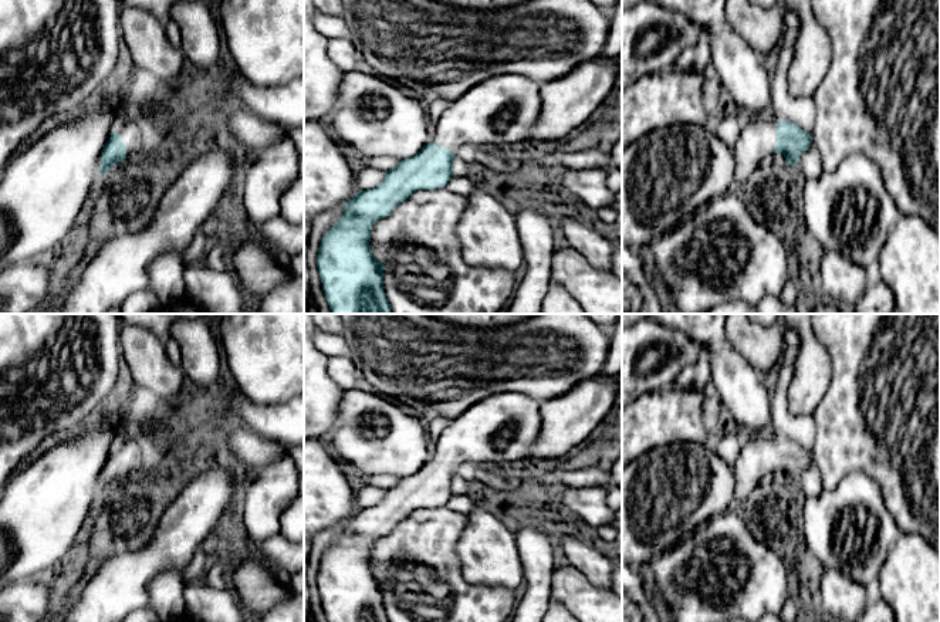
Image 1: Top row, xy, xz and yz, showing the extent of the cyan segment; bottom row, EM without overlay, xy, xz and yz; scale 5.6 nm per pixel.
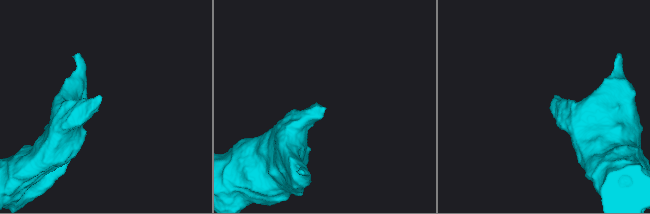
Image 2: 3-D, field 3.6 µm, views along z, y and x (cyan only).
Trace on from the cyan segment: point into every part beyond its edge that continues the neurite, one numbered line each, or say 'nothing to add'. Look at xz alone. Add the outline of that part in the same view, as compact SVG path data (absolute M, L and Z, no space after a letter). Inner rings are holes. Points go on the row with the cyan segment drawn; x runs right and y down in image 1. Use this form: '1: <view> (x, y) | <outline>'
1: xz (503, 110) | M517 74L494 75L452 102L432 128L433 142L452 152L464 143L523 145L541 112L538 82Z

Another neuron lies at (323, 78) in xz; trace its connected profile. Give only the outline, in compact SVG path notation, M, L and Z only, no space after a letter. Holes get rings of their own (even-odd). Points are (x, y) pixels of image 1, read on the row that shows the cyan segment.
M304 0L304 122L334 111L344 78L327 54L329 40L314 28L314 14L312 0Z

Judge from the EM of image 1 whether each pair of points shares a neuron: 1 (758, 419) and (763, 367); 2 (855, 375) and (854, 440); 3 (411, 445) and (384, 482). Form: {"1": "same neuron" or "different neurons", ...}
{"1": "different neurons", "2": "same neuron", "3": "different neurons"}

